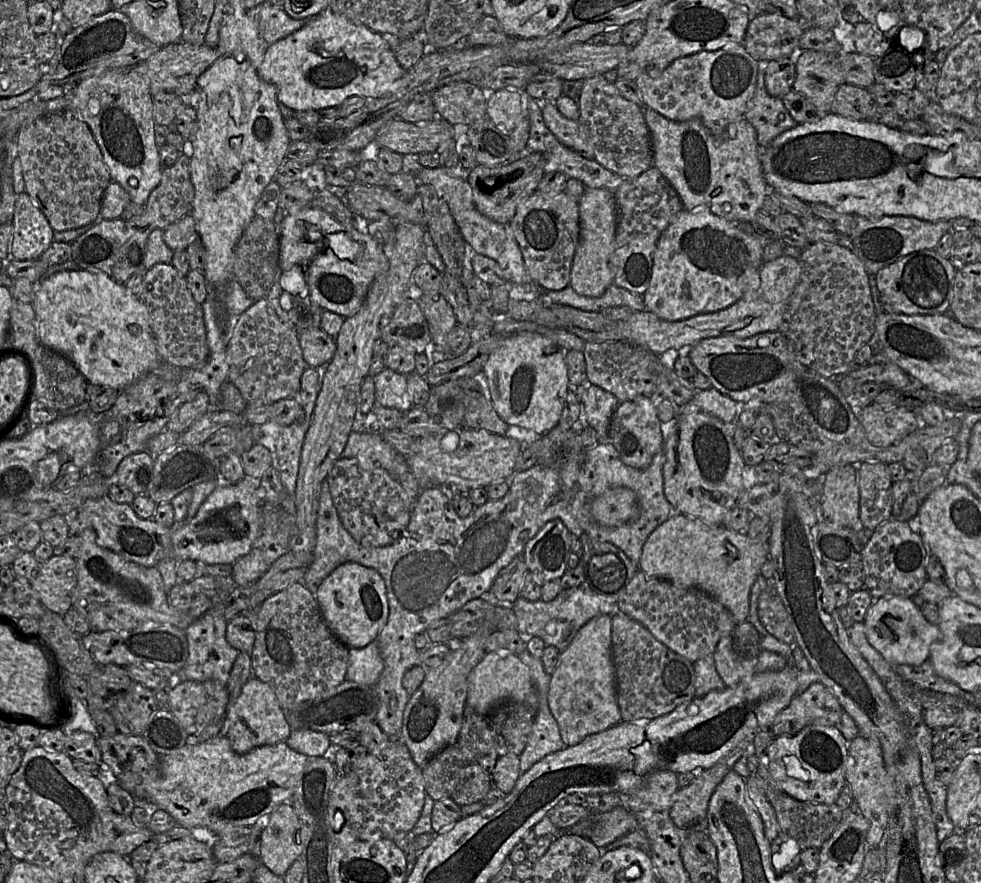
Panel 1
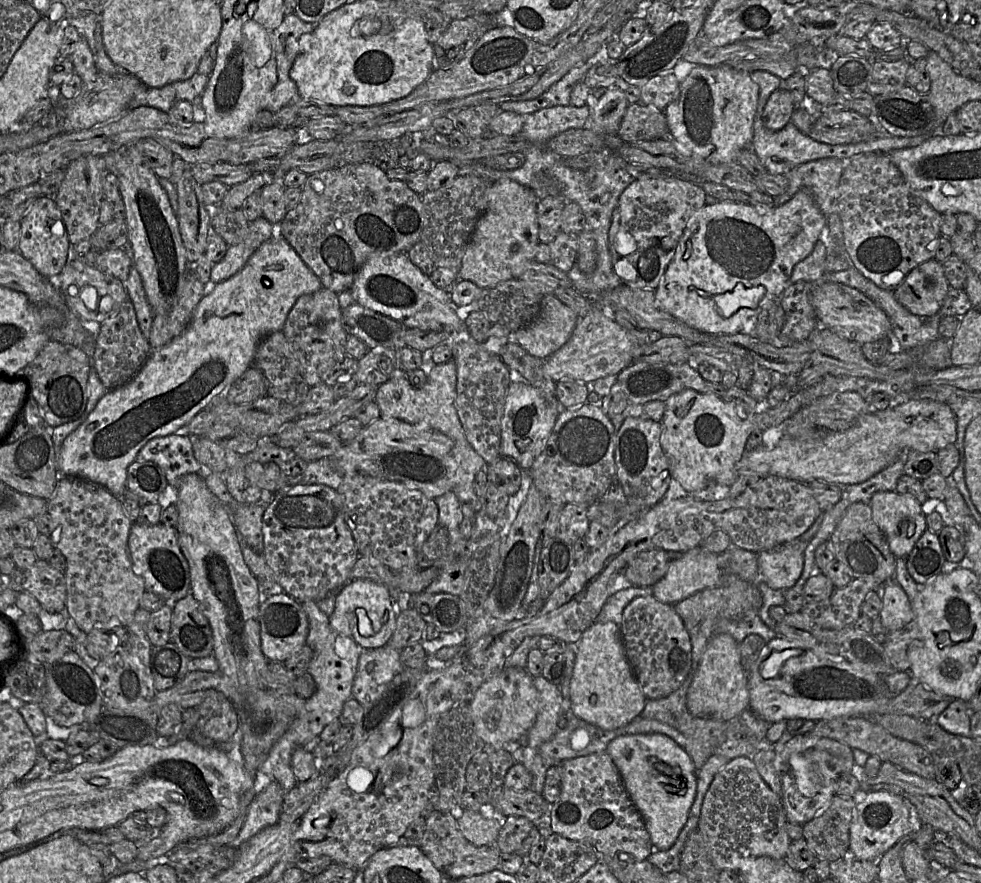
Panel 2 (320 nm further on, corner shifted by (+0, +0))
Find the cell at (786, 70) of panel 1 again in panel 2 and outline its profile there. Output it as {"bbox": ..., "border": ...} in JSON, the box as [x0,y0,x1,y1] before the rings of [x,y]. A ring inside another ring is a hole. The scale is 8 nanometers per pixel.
{"bbox":[762,87,796,131],"border":[[[781,87],[775,90],[767,100],[762,120],[766,128],[772,131],[783,129],[791,122],[791,115],[796,109],[791,93]]]}

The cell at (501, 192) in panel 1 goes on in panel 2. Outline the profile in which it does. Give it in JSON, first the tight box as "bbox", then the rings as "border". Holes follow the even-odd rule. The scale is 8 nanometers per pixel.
{"bbox":[617,102,669,142],"border":[[[642,102],[629,104],[617,135],[624,142],[668,138],[669,131],[665,114],[653,105]]]}

